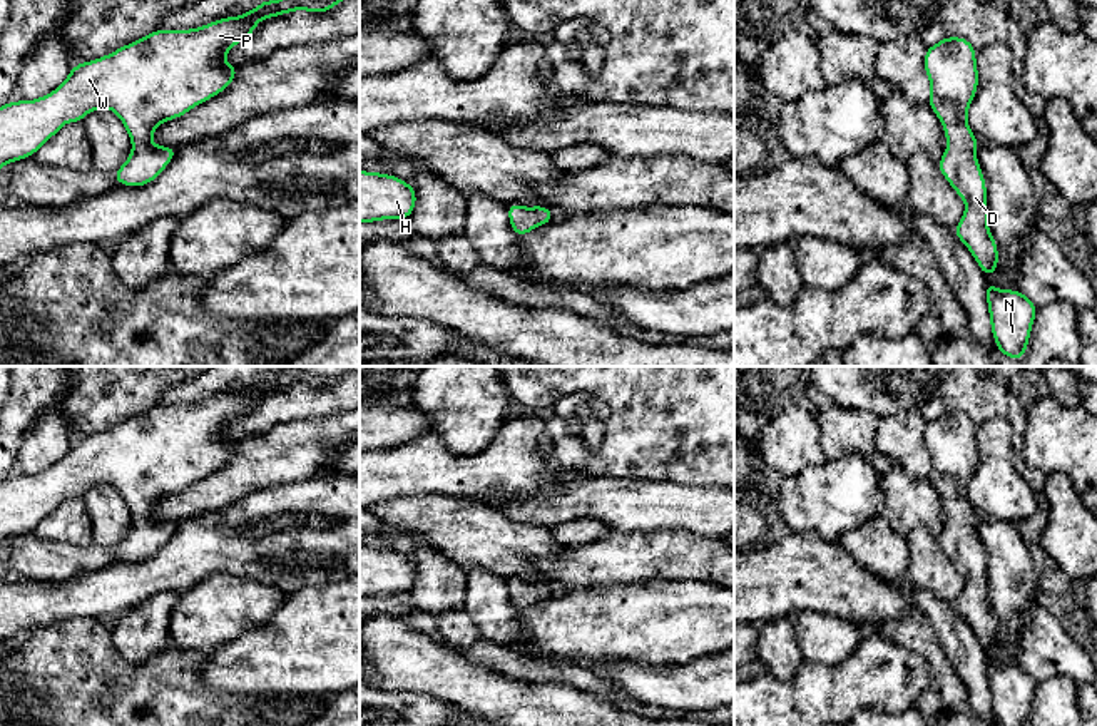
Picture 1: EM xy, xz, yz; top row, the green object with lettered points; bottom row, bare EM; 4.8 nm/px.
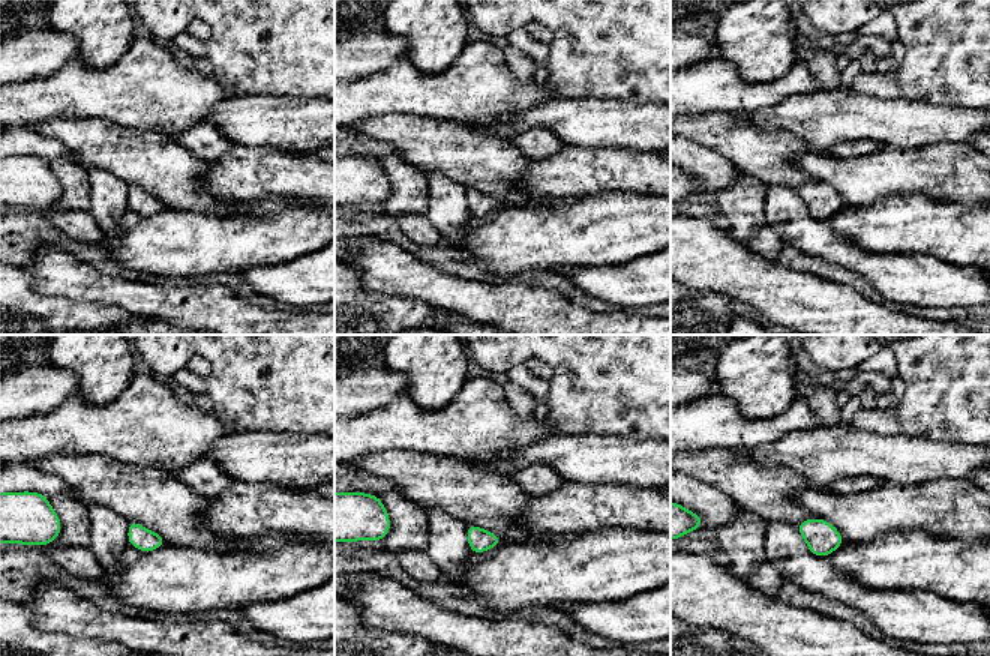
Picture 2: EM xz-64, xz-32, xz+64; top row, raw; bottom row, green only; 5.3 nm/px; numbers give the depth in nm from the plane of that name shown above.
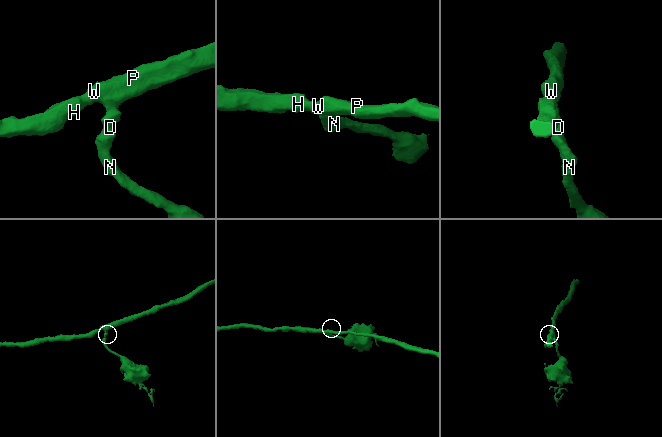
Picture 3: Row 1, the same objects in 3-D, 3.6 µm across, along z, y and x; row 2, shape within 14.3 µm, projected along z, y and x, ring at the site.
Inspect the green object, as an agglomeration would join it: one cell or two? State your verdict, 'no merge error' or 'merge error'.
no merge error

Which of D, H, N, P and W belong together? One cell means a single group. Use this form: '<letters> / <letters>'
D H N P W

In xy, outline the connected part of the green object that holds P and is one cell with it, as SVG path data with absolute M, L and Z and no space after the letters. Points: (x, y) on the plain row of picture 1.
M296 366L279 375L263 375L239 391L222 391L187 405L152 405L109 430L72 440L69 452L52 467L35 475L7 477L0 482L0 542L33 529L67 497L82 497L87 487L110 483L122 495L130 515L129 534L112 549L117 559L140 562L151 559L176 532L177 524L152 520L154 505L226 465L239 442L224 437L226 428L251 412L256 400L271 391L308 385L324 388L355 366Z

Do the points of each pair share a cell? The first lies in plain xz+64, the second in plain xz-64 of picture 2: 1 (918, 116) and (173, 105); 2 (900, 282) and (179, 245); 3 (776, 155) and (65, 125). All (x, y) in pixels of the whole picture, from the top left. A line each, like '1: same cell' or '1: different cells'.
1: different cells
2: different cells
3: same cell

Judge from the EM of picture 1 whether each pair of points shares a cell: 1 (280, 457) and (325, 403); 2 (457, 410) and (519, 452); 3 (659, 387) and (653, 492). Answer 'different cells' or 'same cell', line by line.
1: different cells
2: different cells
3: different cells

